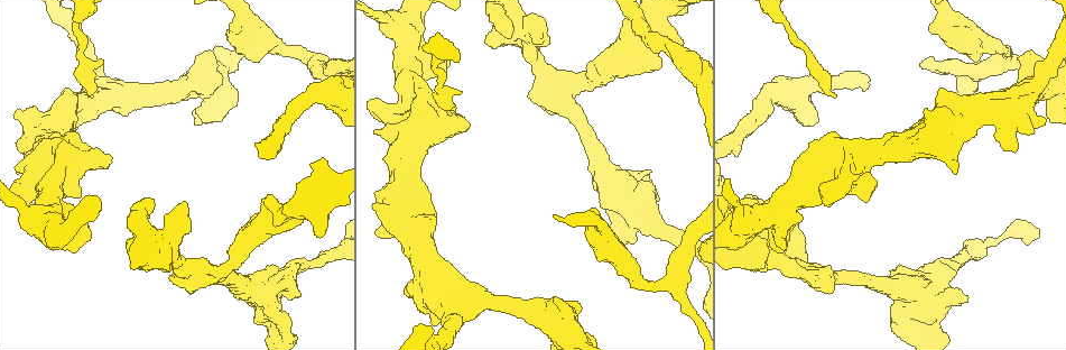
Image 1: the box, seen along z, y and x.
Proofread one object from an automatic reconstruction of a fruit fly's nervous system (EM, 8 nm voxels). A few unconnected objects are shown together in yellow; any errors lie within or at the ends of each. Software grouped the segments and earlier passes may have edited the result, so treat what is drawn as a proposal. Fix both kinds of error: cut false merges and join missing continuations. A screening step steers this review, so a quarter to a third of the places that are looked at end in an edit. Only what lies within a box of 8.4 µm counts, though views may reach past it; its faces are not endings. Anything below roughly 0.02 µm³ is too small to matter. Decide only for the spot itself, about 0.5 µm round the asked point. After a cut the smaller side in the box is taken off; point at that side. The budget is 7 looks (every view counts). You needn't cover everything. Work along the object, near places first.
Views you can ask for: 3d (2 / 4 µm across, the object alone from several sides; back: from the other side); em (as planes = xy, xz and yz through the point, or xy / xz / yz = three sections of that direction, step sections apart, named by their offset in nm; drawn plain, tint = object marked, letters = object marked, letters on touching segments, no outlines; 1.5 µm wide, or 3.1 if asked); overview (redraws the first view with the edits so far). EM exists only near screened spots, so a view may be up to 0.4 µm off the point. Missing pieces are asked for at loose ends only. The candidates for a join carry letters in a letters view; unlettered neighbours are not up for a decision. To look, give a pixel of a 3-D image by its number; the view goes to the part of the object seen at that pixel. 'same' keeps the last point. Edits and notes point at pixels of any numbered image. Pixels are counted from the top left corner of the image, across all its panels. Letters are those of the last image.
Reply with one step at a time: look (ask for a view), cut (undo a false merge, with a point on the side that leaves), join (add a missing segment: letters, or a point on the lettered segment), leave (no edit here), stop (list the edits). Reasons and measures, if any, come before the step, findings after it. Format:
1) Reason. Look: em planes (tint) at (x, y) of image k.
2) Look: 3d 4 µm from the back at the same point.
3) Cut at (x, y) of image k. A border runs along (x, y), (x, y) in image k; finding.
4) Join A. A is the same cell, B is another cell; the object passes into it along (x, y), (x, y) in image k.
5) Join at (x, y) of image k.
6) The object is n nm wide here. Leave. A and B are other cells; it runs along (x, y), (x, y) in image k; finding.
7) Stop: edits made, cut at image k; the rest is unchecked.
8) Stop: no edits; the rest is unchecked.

End of a long branch. Look: 3d 4 µm from the back at (834, 95) of image 1.

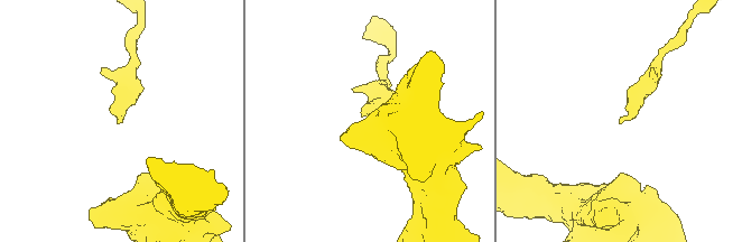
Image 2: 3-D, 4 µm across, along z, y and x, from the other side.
Need the tissue. Look: em yz step 4 (tint) at (118, 120) of image 2.

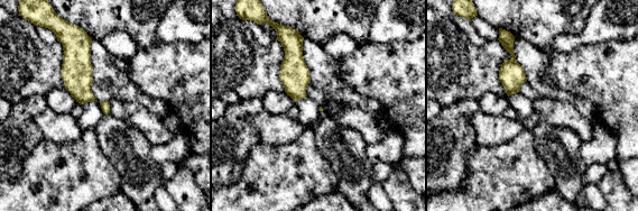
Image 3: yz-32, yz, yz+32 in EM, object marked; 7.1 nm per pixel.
Another direction. Look: em planes (letters) at the same point.

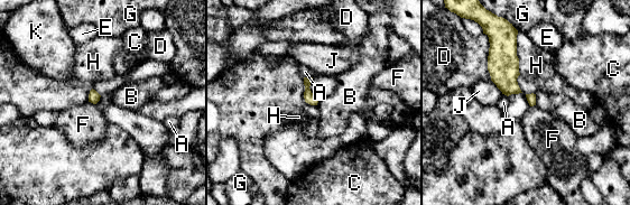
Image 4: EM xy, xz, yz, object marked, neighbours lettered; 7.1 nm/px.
Leave. A, B, C, D, E, F, G, H, J and K are other cells; a border runs along (318, 100), (316, 104) in image 4; none of them fits.

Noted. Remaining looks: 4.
Sudden change in width. Look: em yz step 4 (tint) at (774, 12) of image 1.

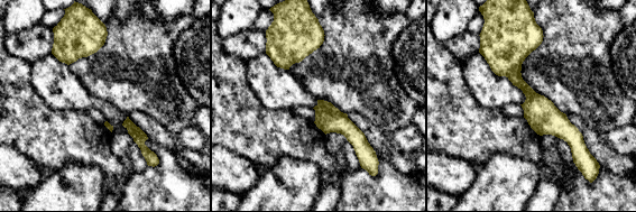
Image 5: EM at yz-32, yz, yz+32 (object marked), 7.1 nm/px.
Look: em planes (letters) at the same point.

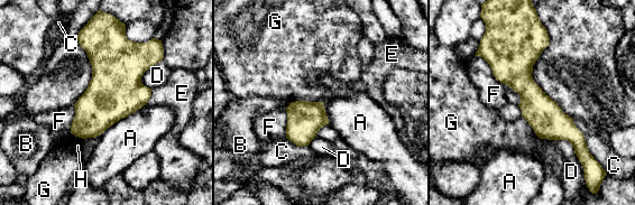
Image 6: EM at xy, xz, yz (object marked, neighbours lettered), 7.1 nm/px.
Leave. A, B, C, D, E, F, G and H are other cells; continuous, no second cell.

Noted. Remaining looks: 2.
Stops while still wide. Look: em planes (tint) at (647, 183) of image 1.

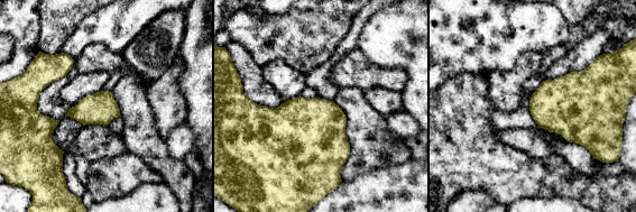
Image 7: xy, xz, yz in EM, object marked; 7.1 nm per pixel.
What lies round it. Look: em planes (letters) at the same point.

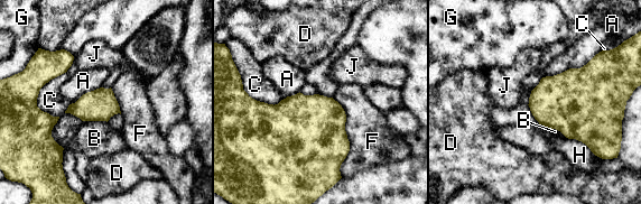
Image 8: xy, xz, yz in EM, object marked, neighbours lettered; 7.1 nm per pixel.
Leave. A, B, C, D, F, G, H and J are other cells; a border runs along (332, 98), (345, 114), (342, 176) in image 8; none of them fits.

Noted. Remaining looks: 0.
Stop: no edits; the rest is unchecked.

